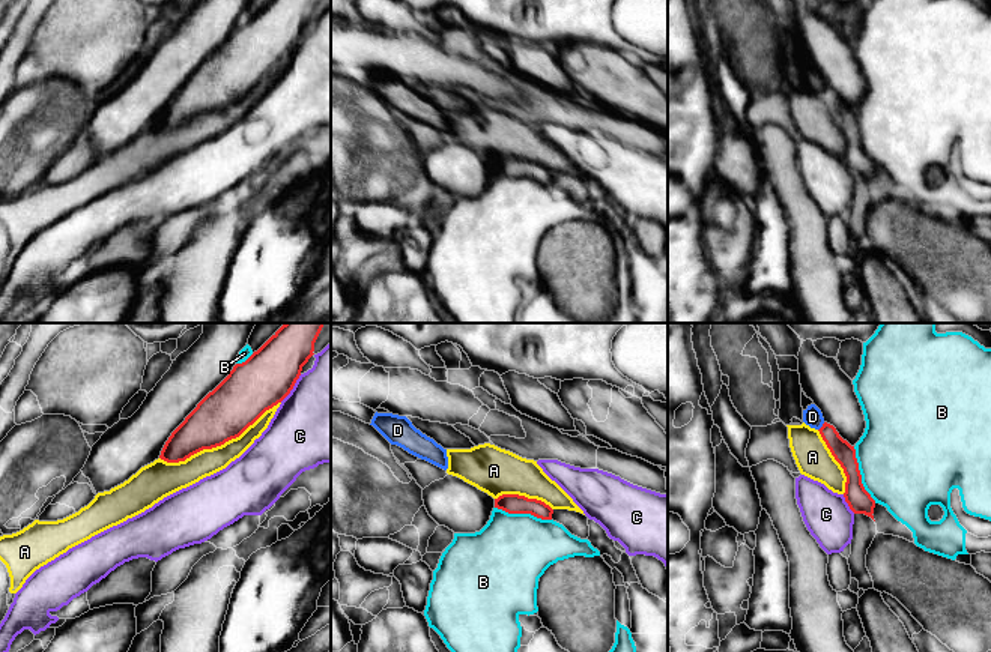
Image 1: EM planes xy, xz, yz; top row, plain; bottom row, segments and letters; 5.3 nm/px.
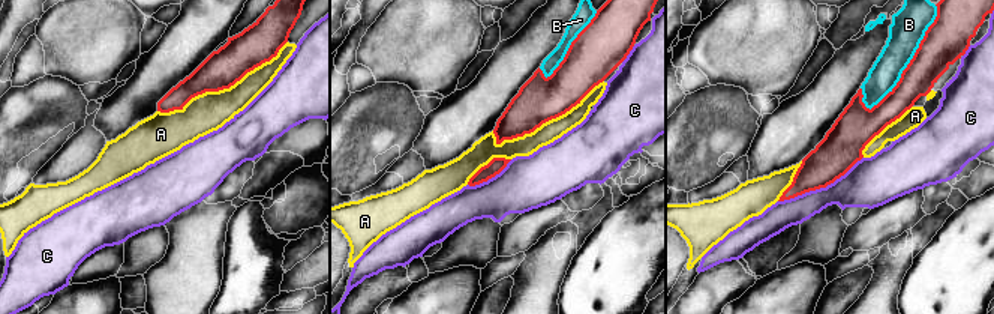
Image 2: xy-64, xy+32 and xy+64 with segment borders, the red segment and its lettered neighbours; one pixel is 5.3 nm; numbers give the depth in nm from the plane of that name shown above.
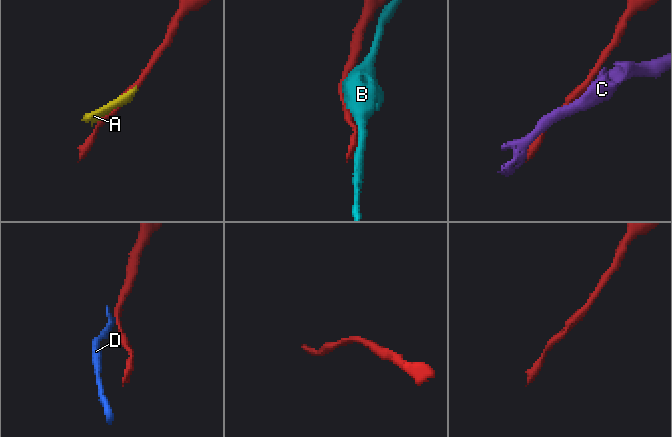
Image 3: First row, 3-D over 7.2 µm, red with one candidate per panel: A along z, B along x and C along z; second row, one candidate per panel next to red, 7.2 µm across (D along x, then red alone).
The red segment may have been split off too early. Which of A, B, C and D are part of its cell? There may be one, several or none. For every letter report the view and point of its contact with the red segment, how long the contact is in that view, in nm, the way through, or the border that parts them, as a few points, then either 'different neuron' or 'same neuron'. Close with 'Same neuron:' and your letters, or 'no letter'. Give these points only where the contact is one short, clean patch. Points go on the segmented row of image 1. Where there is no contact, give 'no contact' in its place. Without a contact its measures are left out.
A: meets red in xy at (220, 445); contact 700 nm long; different neuron
B: meets red in xz at (524, 513); contact 320 nm long; different neuron
C: meets red in xy at (292, 388); contact 190 nm long; different neuron
D: meets red in yz at (821, 427); contact 60 nm long; border along yz (824, 422), (818, 430); different neuron
Same neuron: no letter

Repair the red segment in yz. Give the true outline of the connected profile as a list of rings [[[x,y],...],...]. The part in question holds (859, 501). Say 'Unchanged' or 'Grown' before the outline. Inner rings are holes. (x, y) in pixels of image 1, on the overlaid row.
Unchanged. [[[827,422],[818,430],[835,460],[844,469],[847,476],[845,482],[845,502],[854,514],[865,514],[874,520],[875,500],[865,490],[862,475],[856,458],[856,449],[844,440],[836,428]]]

